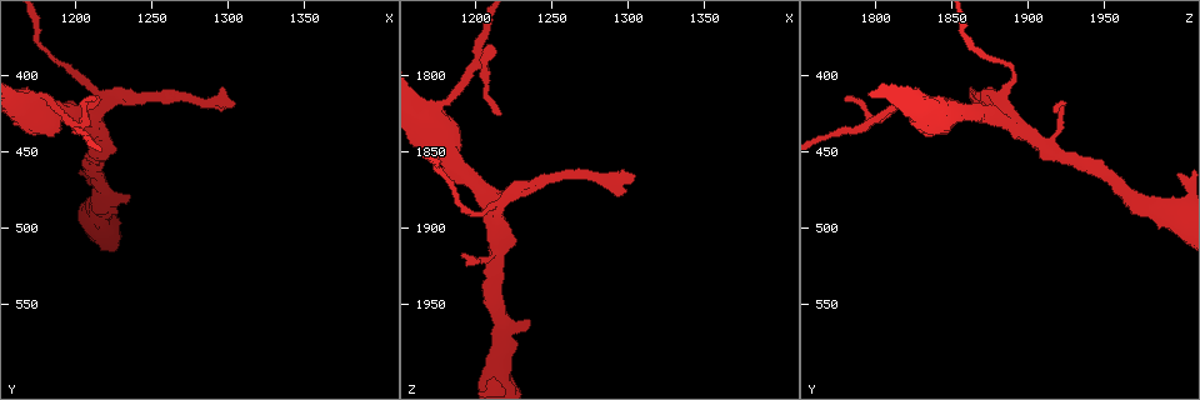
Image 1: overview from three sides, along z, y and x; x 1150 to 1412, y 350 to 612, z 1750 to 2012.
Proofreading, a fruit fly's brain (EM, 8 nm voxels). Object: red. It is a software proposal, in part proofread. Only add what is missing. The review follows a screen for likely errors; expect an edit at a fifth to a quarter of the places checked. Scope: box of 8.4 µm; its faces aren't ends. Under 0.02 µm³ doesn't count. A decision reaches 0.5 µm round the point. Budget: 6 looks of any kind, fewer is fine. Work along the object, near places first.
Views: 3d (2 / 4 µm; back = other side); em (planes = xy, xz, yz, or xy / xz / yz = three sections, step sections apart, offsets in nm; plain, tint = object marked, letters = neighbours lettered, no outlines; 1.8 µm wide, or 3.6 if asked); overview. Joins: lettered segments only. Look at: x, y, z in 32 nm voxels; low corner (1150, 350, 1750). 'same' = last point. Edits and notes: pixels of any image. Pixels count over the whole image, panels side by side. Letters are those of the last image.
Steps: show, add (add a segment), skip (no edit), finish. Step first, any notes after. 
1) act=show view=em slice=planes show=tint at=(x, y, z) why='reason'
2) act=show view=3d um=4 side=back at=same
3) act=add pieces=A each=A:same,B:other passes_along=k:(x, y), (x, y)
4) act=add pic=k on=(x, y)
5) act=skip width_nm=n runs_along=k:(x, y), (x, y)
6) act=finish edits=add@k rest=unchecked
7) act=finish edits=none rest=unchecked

act=show view=em um=3.6 slice=yz step=4 show=letters at=(1214, 486, 1986) why='calibre changes'

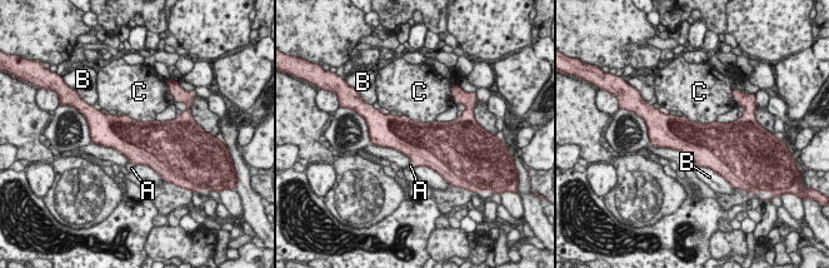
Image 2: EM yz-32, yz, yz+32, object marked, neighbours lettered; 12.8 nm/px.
act=add pic=2 on=(131, 168) each=A:same,B:other,C:other passes_along=2:(139, 145), (131, 163), (131, 168) found='the neuron continues'

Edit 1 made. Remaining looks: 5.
act=show view=overview why='see it whole again'

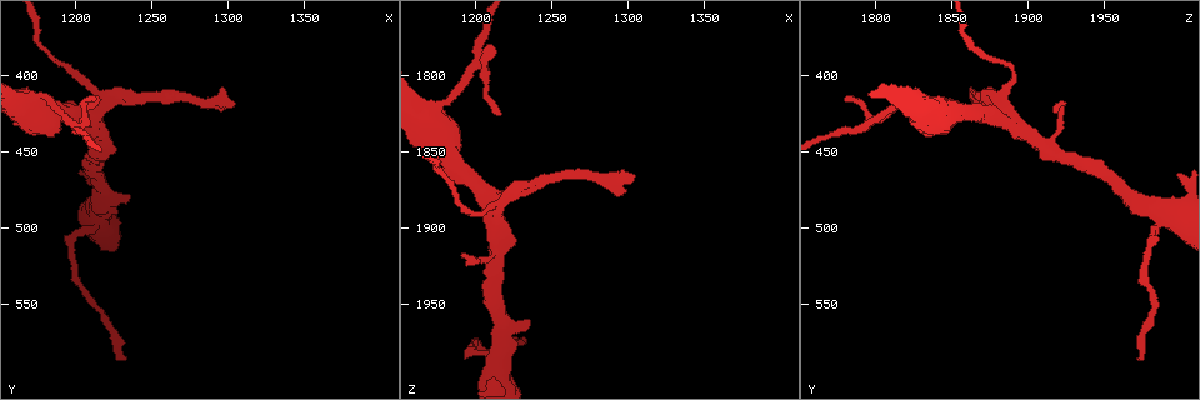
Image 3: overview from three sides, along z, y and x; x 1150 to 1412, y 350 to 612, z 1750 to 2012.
act=show view=em slice=planes show=letters at=(1304, 422, 1864) why='free end'

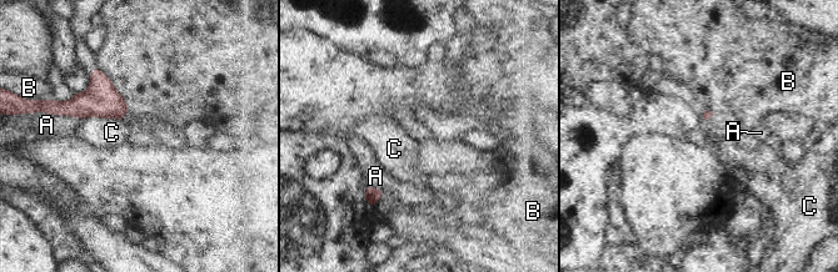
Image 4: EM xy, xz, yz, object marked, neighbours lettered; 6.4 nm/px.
act=skip each=A:other,B:other,C:other found='none of them fits'

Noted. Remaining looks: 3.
act=show view=em slice=xy step=4 show=letters at=(1200, 434, 1792) why='abrupt turn'

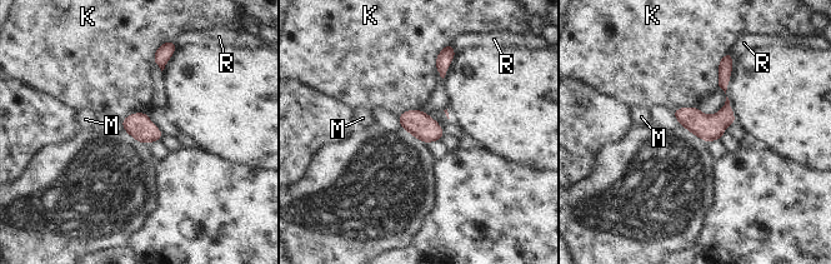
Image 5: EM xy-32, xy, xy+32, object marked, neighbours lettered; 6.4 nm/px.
act=skip each=K:other,M:other,R:other border=5:(730, 50), (719, 64), (717, 85) found='no lettered segment goes on from it'

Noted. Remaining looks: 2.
act=finish edits=add@2 rest=unchecked

